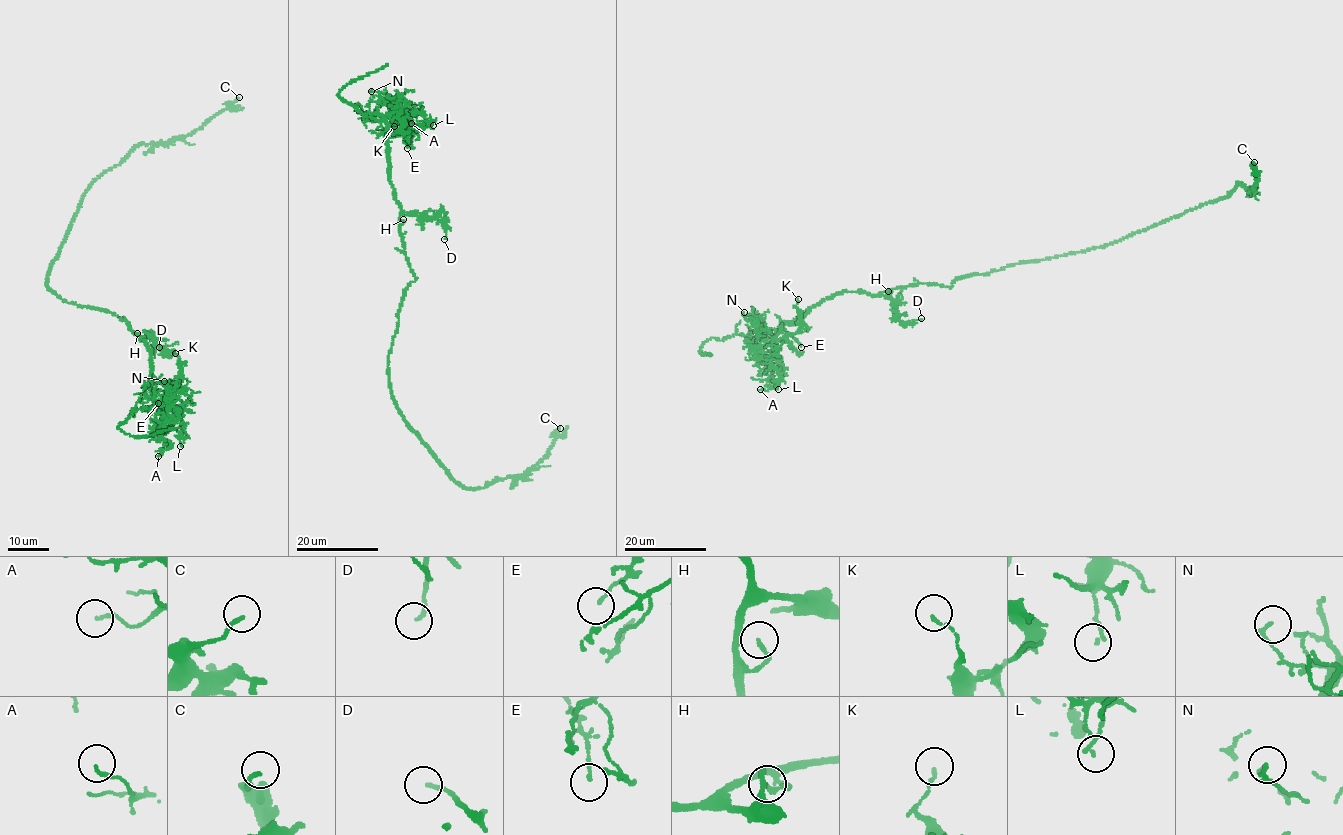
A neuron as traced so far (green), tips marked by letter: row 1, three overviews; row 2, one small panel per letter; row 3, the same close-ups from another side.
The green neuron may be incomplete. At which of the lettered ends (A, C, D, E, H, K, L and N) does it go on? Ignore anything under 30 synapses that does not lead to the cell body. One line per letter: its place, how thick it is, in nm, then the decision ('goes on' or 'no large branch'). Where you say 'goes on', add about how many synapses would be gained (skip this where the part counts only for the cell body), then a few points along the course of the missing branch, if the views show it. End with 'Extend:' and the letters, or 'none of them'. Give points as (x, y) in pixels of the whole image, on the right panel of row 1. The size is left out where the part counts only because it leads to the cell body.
A: place (760, 389); calibre 120 nm; no large branch
C: place (1254, 162); calibre 140 nm; no large branch
D: place (921, 318); calibre 150 nm; no large branch
E: place (801, 347); calibre 70 nm; no large branch
H: place (888, 291); calibre 140 nm; no large branch
K: place (798, 299); calibre 120 nm; no large branch
L: place (778, 389); calibre 140 nm; no large branch
N: place (744, 312); calibre 170 nm; no large branch
Extend: none of them

